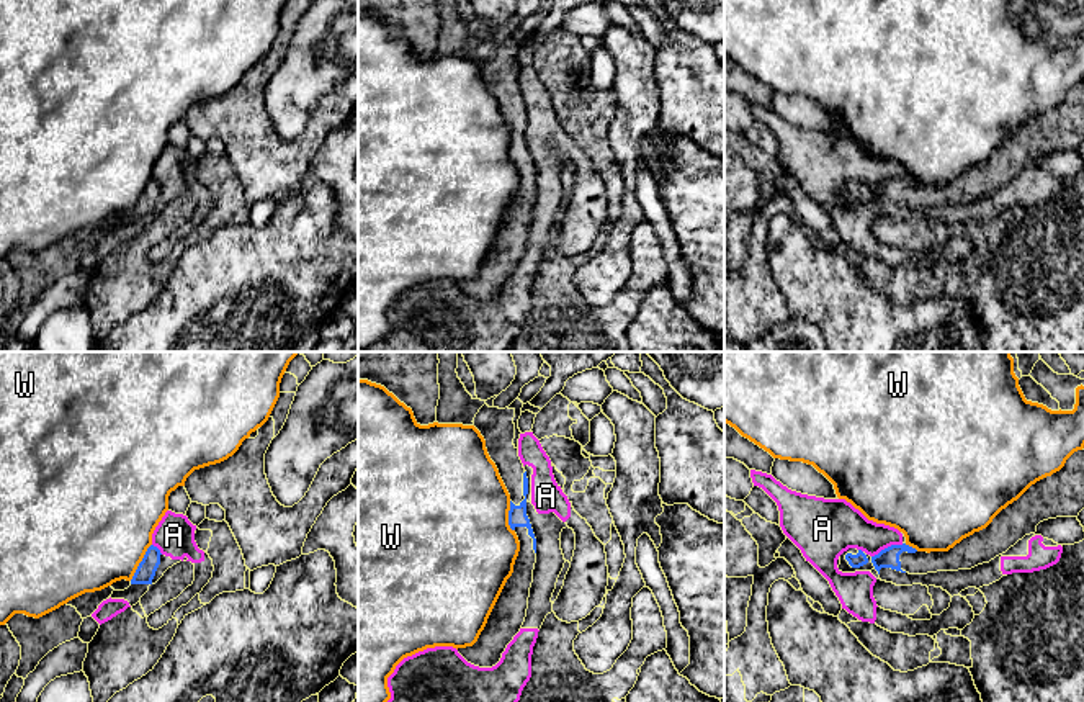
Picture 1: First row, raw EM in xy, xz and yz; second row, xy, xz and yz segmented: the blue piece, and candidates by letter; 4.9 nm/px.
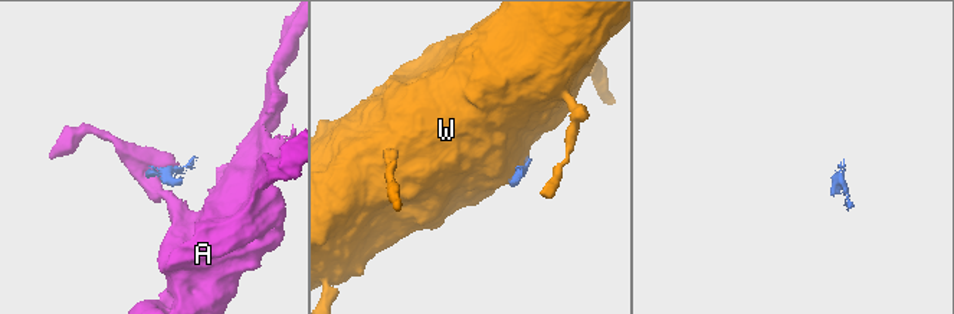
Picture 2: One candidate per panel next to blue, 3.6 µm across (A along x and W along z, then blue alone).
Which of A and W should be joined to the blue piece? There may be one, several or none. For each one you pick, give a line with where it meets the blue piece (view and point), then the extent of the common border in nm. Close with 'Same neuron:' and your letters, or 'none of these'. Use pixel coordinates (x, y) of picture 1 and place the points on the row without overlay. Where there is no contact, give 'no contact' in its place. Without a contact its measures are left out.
Same neuron: none of these

